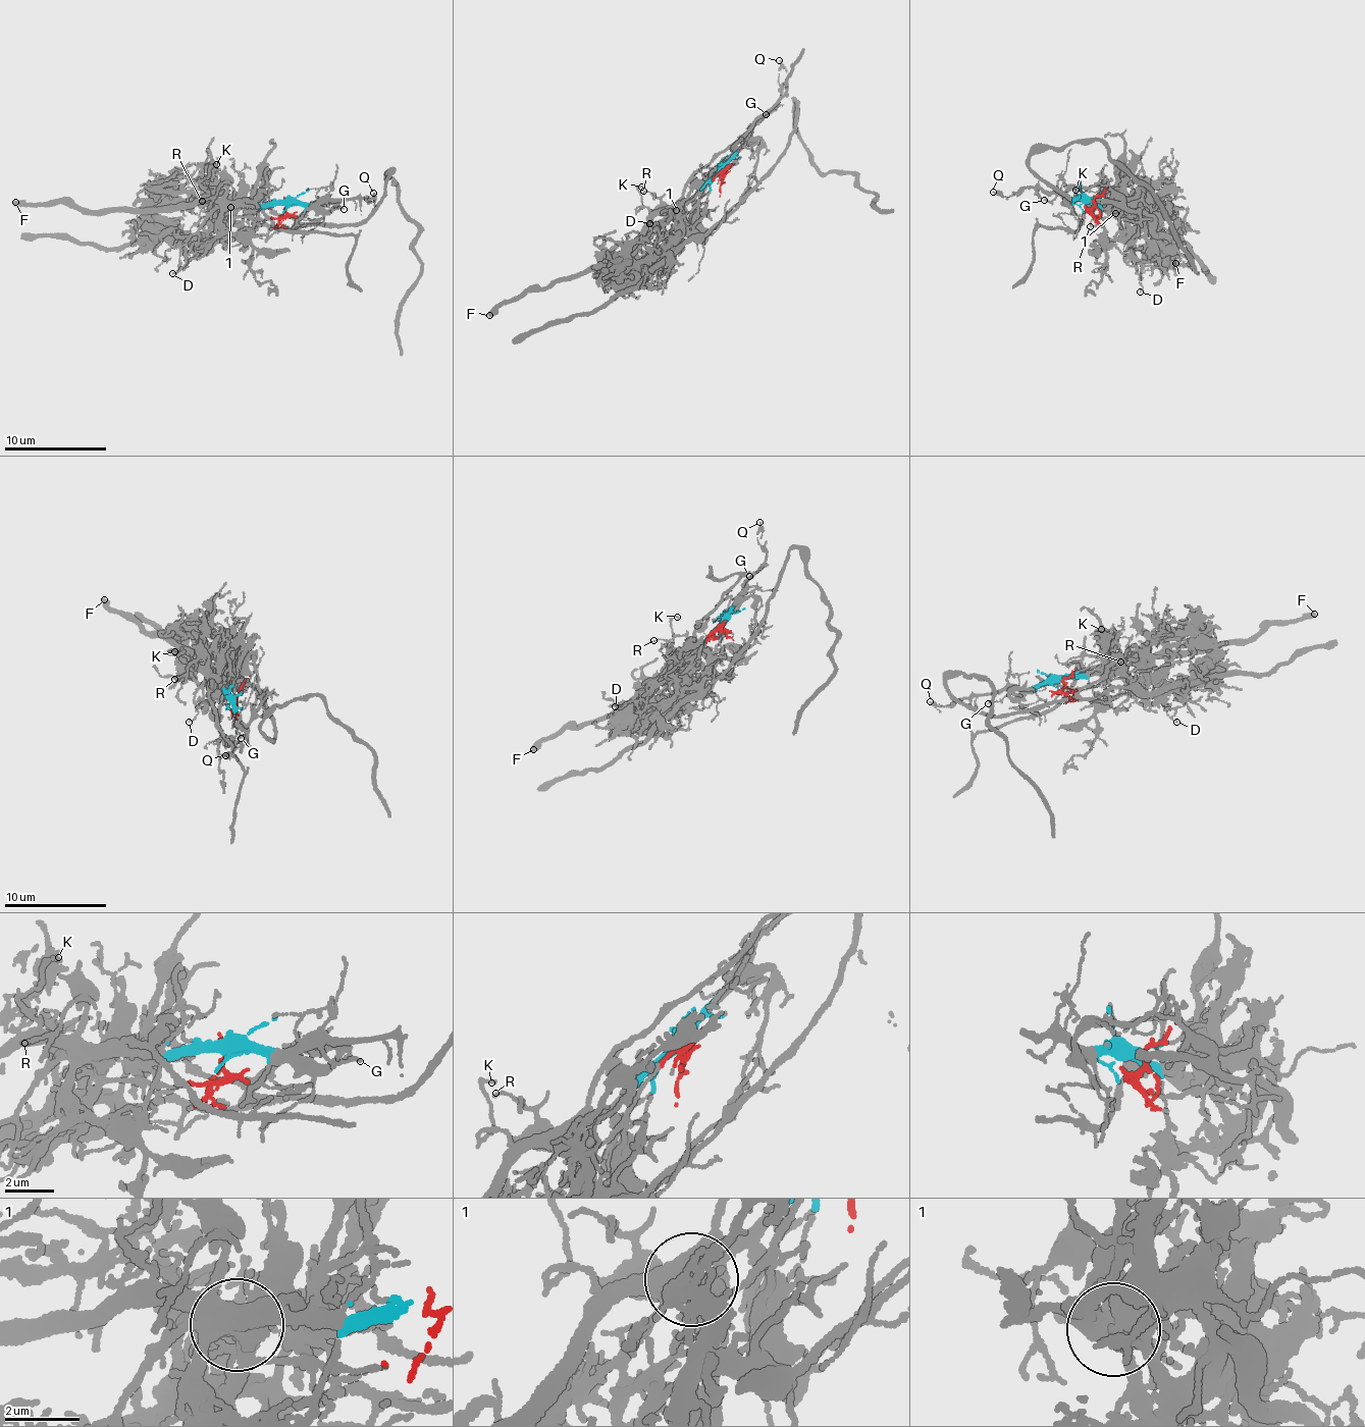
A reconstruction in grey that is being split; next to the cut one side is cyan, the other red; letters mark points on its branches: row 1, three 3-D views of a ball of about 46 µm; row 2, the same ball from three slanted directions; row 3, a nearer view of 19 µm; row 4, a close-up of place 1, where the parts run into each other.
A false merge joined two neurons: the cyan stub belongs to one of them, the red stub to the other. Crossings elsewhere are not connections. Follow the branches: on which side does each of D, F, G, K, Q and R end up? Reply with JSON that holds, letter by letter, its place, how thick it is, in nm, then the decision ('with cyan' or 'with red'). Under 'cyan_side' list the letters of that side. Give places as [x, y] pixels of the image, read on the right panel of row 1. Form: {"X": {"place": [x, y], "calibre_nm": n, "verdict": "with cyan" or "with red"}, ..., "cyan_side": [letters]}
{"D": {"place": [1140, 292], "calibre_nm": 100, "verdict": "with cyan"}, "F": {"place": [1175, 263], "calibre_nm": 480, "verdict": "with cyan"}, "G": {"place": [1044, 200], "calibre_nm": 100, "verdict": "with cyan"}, "K": {"place": [1075, 190], "calibre_nm": 190, "verdict": "with cyan"}, "Q": {"place": [993, 192], "calibre_nm": 240, "verdict": "with cyan"}, "R": {"place": [1090, 226], "calibre_nm": 100, "verdict": "with cyan"}, "cyan_side": ["D", "F", "G", "K", "Q", "R"]}

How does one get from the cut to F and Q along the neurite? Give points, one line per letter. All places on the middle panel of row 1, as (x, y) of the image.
F: (723, 175), (677, 201), (608, 259), (540, 289), (525, 288), (488, 316)
Q: (723, 175), (723, 163), (739, 148), (749, 129), (779, 101), (782, 89), (778, 60)

